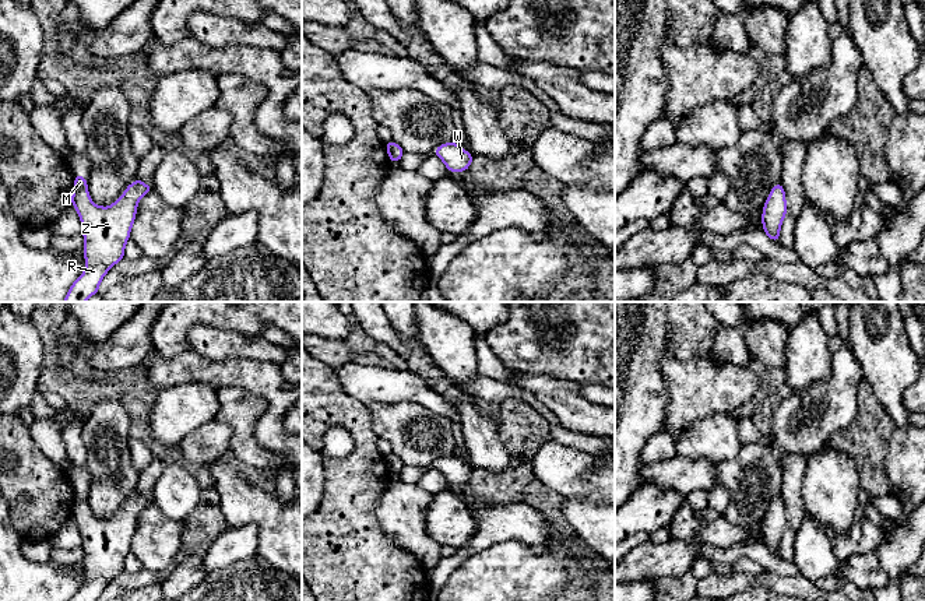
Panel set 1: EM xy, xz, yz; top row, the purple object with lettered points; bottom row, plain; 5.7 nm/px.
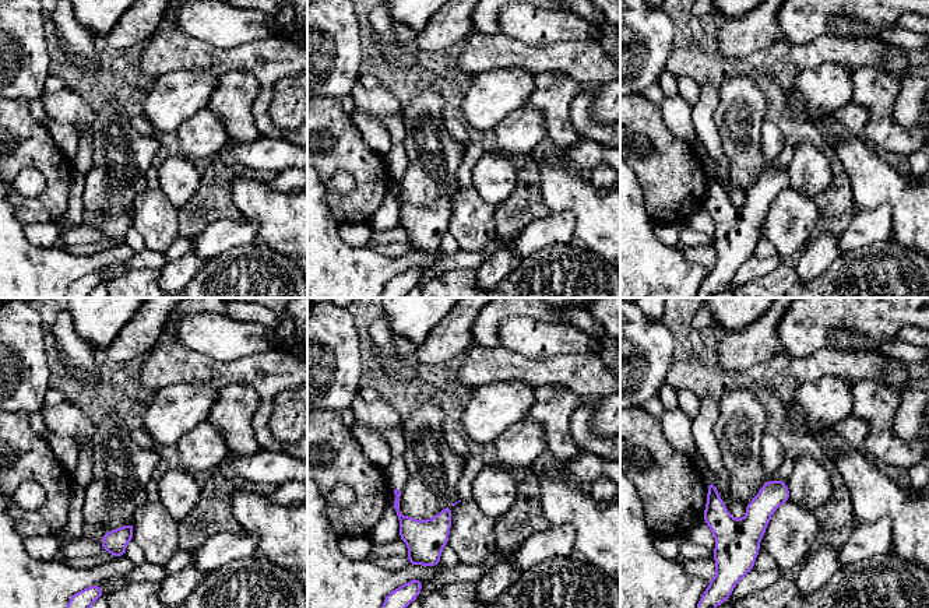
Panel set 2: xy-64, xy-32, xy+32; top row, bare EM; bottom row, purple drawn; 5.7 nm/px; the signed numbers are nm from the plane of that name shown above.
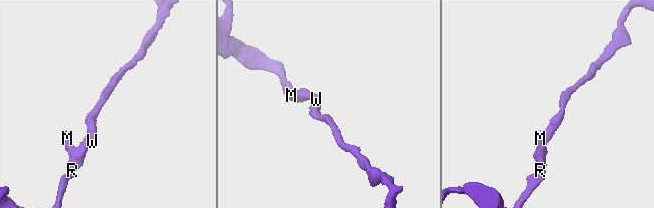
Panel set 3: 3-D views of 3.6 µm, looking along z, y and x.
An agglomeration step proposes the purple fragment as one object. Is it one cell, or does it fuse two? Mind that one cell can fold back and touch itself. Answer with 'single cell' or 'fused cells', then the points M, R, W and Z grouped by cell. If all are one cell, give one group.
single cell | M R W Z

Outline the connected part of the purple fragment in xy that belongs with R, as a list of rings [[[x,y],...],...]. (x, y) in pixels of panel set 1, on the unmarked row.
[[[77,486],[71,517],[81,533],[87,583],[70,601],[99,601],[105,587],[124,572],[138,513],[154,503],[137,491],[110,520],[99,520],[92,516],[87,499],[88,493]]]

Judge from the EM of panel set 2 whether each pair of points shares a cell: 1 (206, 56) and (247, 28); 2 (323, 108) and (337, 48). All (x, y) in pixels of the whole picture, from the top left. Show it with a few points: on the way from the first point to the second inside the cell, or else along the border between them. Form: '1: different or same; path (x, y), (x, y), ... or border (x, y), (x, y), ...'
1: different; border (187, 34), (220, 48), (233, 48), (250, 42)
2: different; border (322, 95), (340, 99)

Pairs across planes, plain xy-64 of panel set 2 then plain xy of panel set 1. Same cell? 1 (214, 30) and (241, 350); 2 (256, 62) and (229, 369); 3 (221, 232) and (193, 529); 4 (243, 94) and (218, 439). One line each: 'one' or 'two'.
1: one
2: one
3: two
4: two

